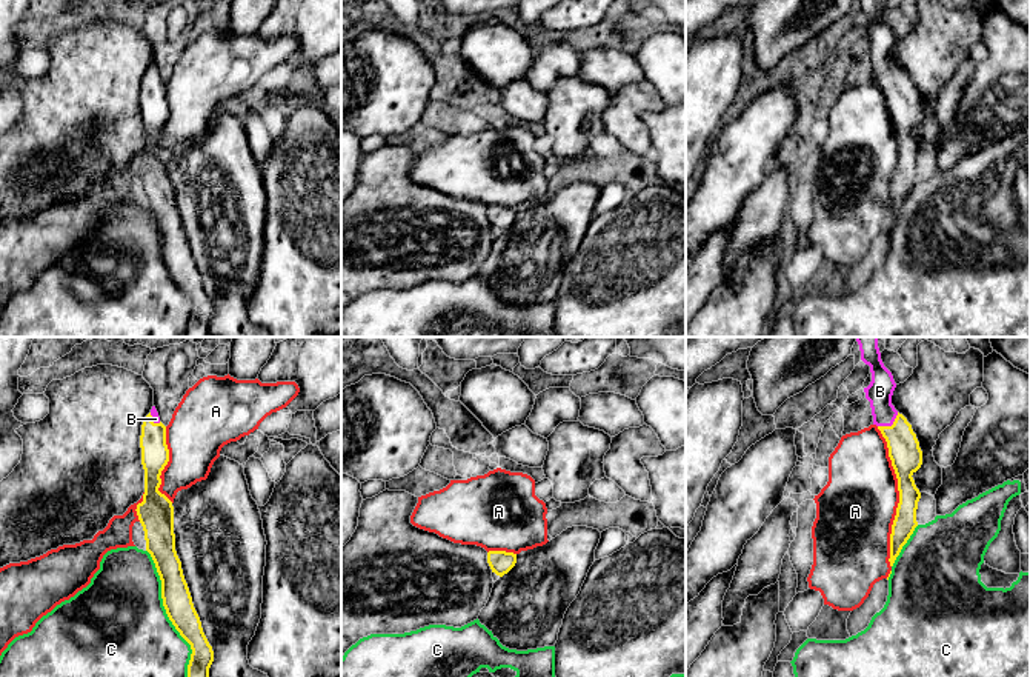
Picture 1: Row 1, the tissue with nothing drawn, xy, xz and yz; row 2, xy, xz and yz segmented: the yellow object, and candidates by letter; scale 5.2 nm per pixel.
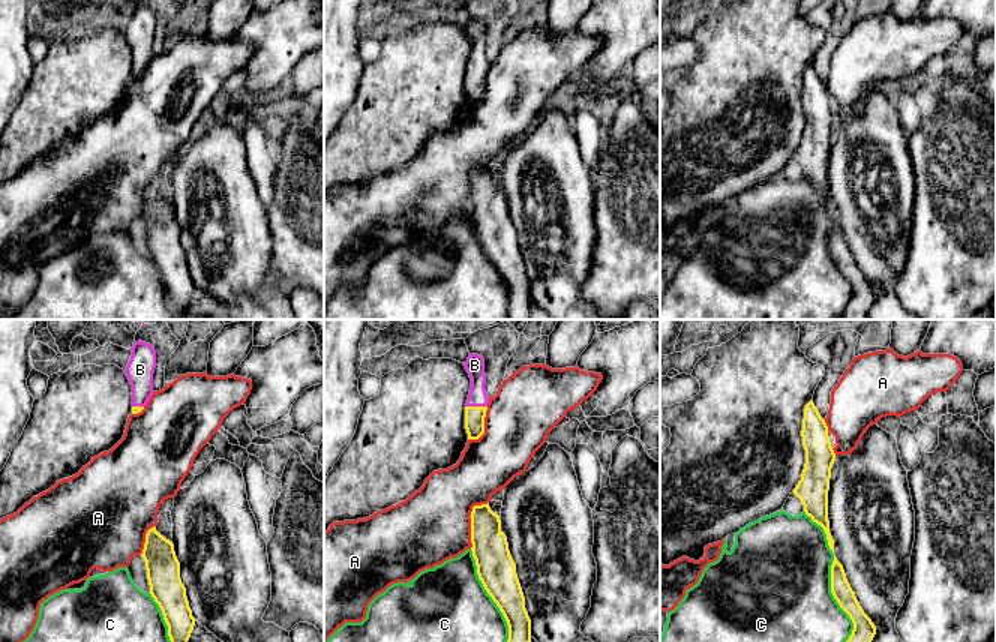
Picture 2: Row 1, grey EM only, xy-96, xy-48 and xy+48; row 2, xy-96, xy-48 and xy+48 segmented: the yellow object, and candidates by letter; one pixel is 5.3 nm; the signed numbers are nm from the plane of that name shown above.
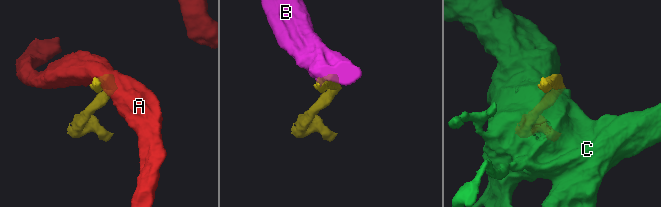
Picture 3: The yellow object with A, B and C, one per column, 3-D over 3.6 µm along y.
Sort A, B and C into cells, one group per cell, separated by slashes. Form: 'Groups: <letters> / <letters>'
Groups: A / B / C

